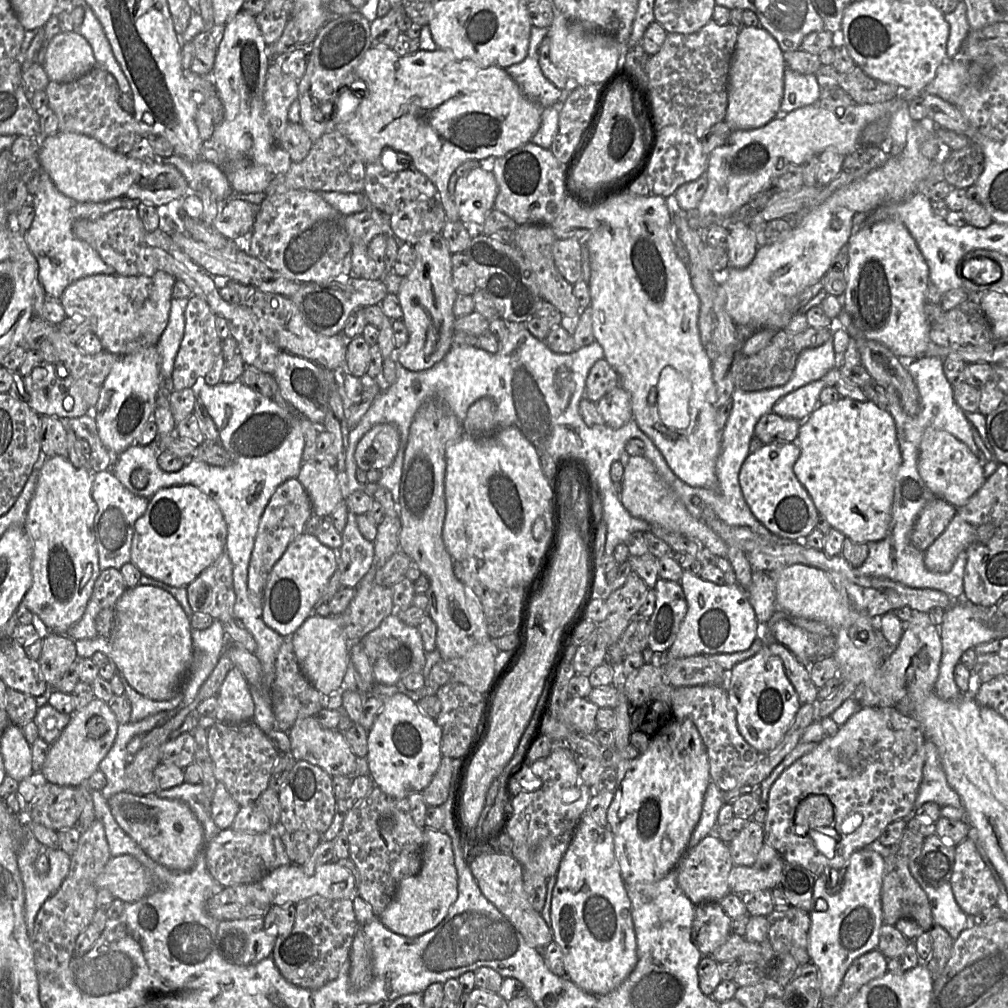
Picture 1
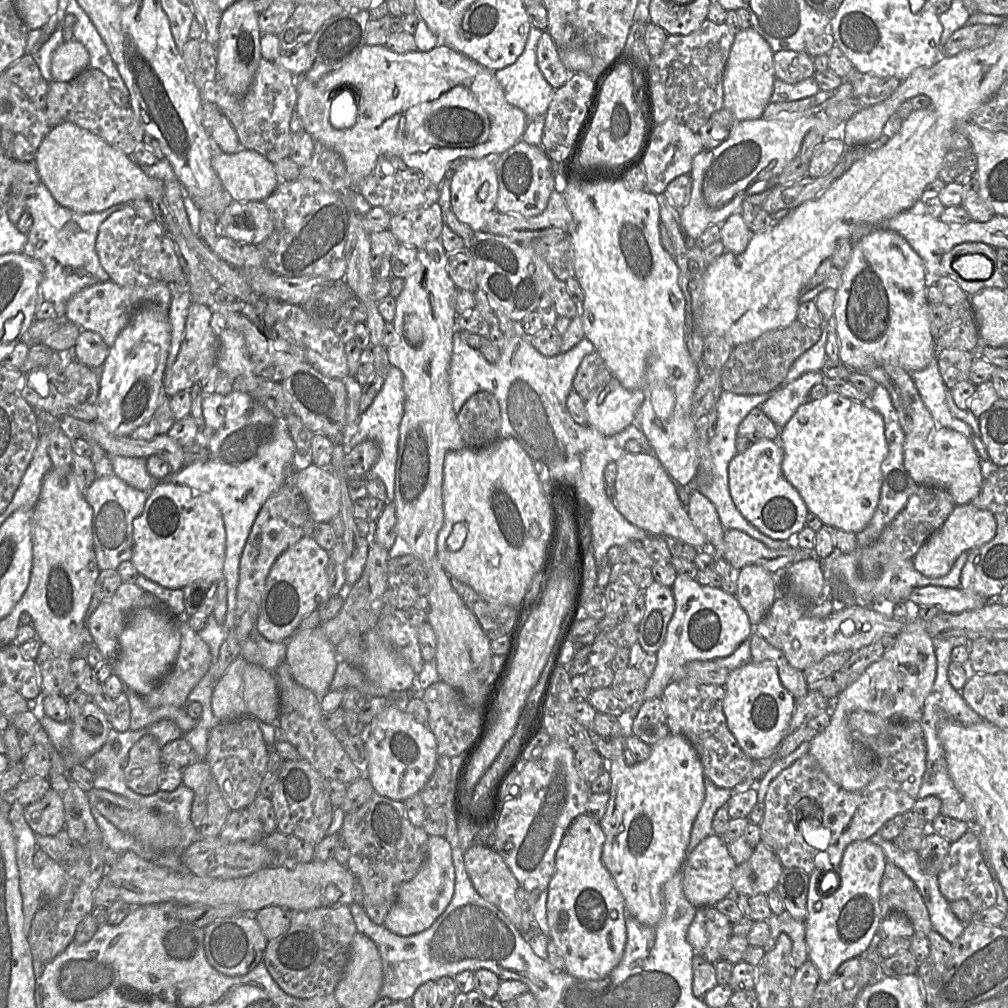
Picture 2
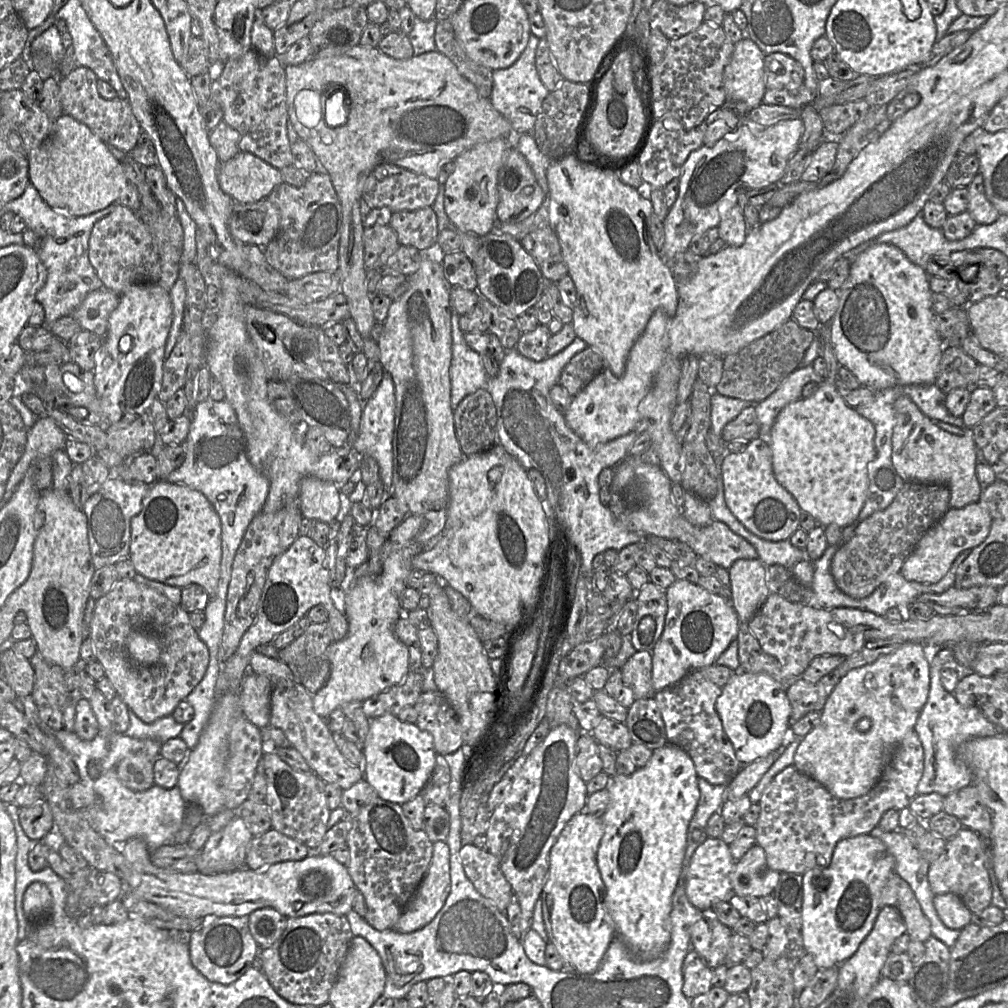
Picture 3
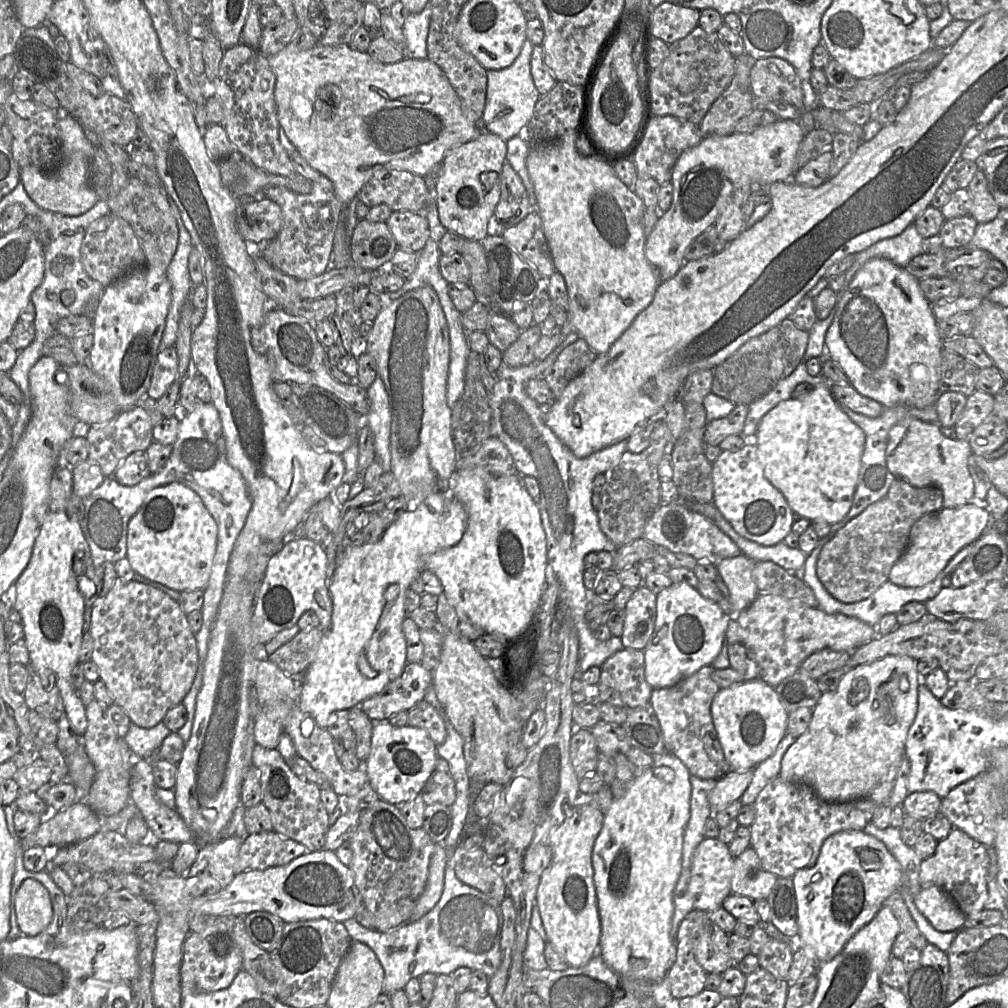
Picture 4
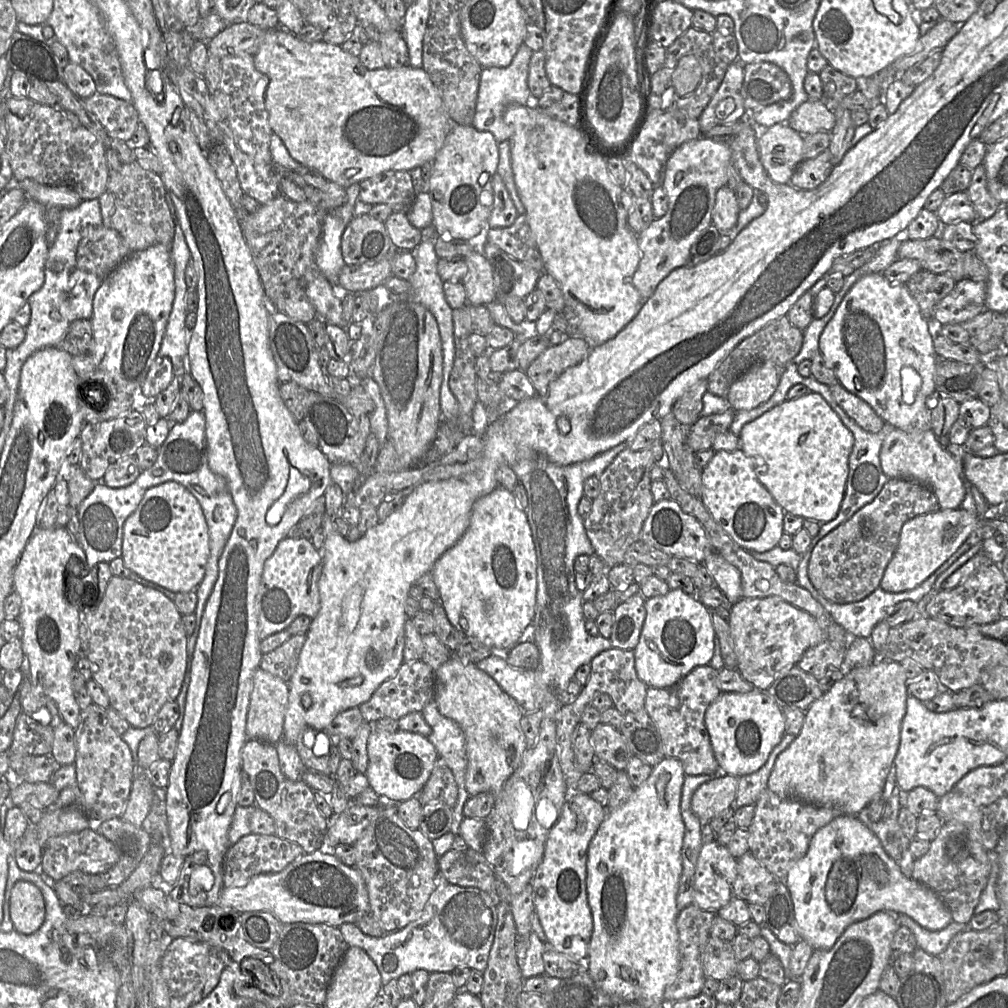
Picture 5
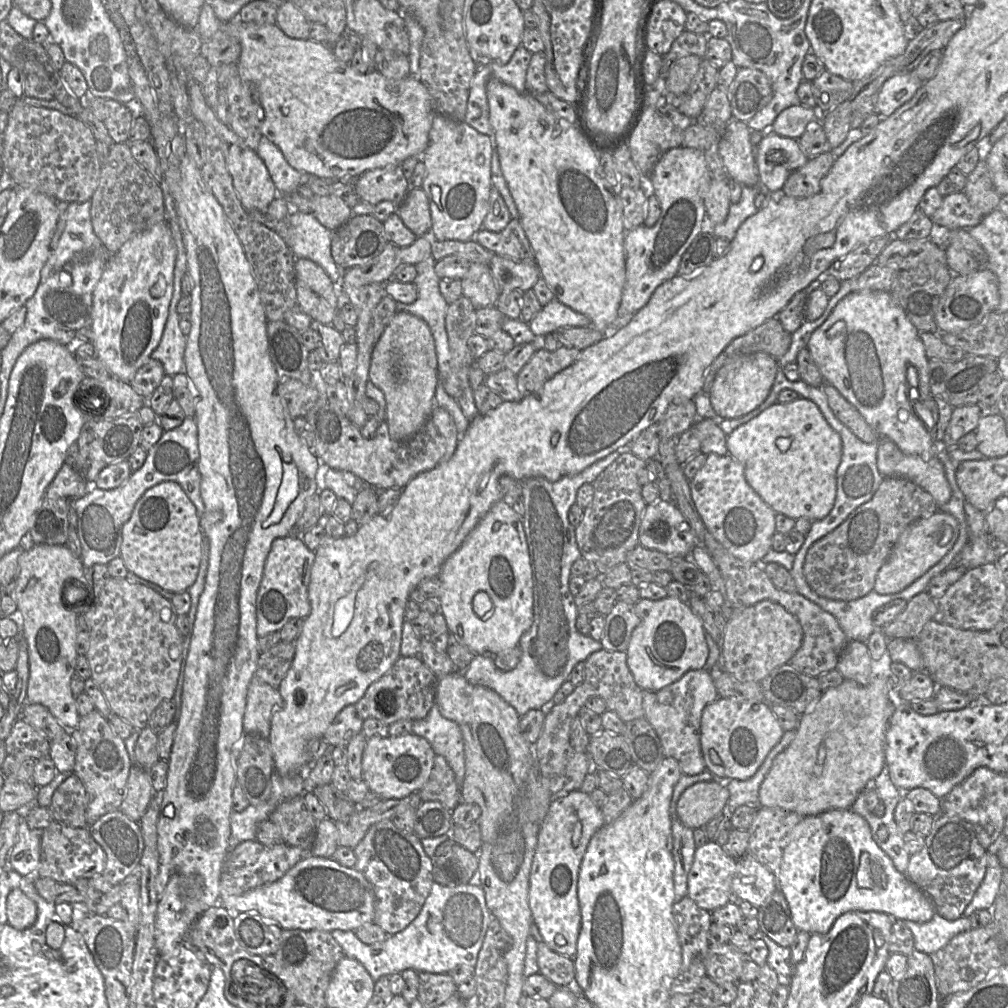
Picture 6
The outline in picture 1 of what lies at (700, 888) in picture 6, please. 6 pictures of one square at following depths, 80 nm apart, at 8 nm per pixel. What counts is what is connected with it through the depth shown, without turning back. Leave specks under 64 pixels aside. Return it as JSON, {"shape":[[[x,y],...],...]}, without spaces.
{"shape":[[[715,834],[703,838],[678,865],[677,882],[683,893],[696,906],[703,903],[718,902],[730,890],[730,874],[734,868],[728,844],[720,840]]]}

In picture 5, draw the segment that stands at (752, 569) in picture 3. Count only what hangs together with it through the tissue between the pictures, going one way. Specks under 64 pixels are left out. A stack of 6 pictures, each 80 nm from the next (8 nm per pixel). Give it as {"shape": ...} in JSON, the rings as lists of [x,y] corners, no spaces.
{"shape":[[[714,551],[705,557],[702,564],[712,575],[714,585],[734,606],[742,598],[741,574],[739,570]]]}

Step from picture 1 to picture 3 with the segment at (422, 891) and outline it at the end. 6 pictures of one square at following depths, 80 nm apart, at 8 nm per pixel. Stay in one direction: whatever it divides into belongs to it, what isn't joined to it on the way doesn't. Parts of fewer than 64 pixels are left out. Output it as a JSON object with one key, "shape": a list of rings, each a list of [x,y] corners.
{"shape":[[[437,841],[427,872],[393,929],[411,933],[426,926],[445,904],[450,889],[449,847]]]}

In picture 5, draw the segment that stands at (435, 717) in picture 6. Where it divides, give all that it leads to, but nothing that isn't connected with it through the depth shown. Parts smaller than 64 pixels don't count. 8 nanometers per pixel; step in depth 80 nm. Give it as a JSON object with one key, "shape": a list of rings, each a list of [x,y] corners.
{"shape":[[[434,699],[425,705],[421,713],[432,729],[427,738],[435,747],[438,757],[443,758],[451,769],[458,788],[457,800],[452,808],[453,821],[450,829],[450,833],[457,836],[460,823],[464,819],[463,808],[470,797],[465,787],[467,767],[465,736],[456,722],[439,712]]]}

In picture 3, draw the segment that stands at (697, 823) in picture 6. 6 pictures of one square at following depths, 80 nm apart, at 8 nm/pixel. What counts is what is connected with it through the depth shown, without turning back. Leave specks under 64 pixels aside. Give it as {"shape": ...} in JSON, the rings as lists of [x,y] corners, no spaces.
{"shape":[[[788,728],[783,738],[783,744],[779,748],[767,756],[743,766],[738,774],[726,786],[725,801],[735,800],[743,795],[747,795],[778,759],[778,757],[784,752],[786,746],[795,739],[795,737],[798,736],[792,733],[792,731]]]}

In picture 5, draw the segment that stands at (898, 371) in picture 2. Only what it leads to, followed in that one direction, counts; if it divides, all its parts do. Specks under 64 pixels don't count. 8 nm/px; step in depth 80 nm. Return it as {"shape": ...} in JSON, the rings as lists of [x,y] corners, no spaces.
{"shape":[[[894,429],[883,441],[880,463],[889,479],[903,478],[929,487],[935,493],[940,509],[958,509],[966,496],[962,461],[957,461],[941,445],[932,429],[911,432]]]}

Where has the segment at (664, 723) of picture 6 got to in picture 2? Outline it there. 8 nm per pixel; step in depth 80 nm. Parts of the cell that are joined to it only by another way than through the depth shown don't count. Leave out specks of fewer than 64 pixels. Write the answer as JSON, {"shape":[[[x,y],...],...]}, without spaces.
{"shape":[[[694,679],[672,681],[660,696],[667,719],[669,733],[683,736],[696,750],[703,766],[704,776],[717,787],[737,791],[751,771],[753,759],[739,746],[727,727],[723,713],[725,689]]]}

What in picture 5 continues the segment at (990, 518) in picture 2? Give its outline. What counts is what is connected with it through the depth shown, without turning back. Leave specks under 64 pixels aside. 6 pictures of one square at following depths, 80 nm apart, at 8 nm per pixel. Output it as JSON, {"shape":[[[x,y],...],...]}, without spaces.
{"shape":[[[963,508],[938,509],[909,520],[902,527],[898,547],[884,571],[879,587],[891,593],[916,588],[957,551],[979,526],[979,522],[980,517],[975,511]]]}

